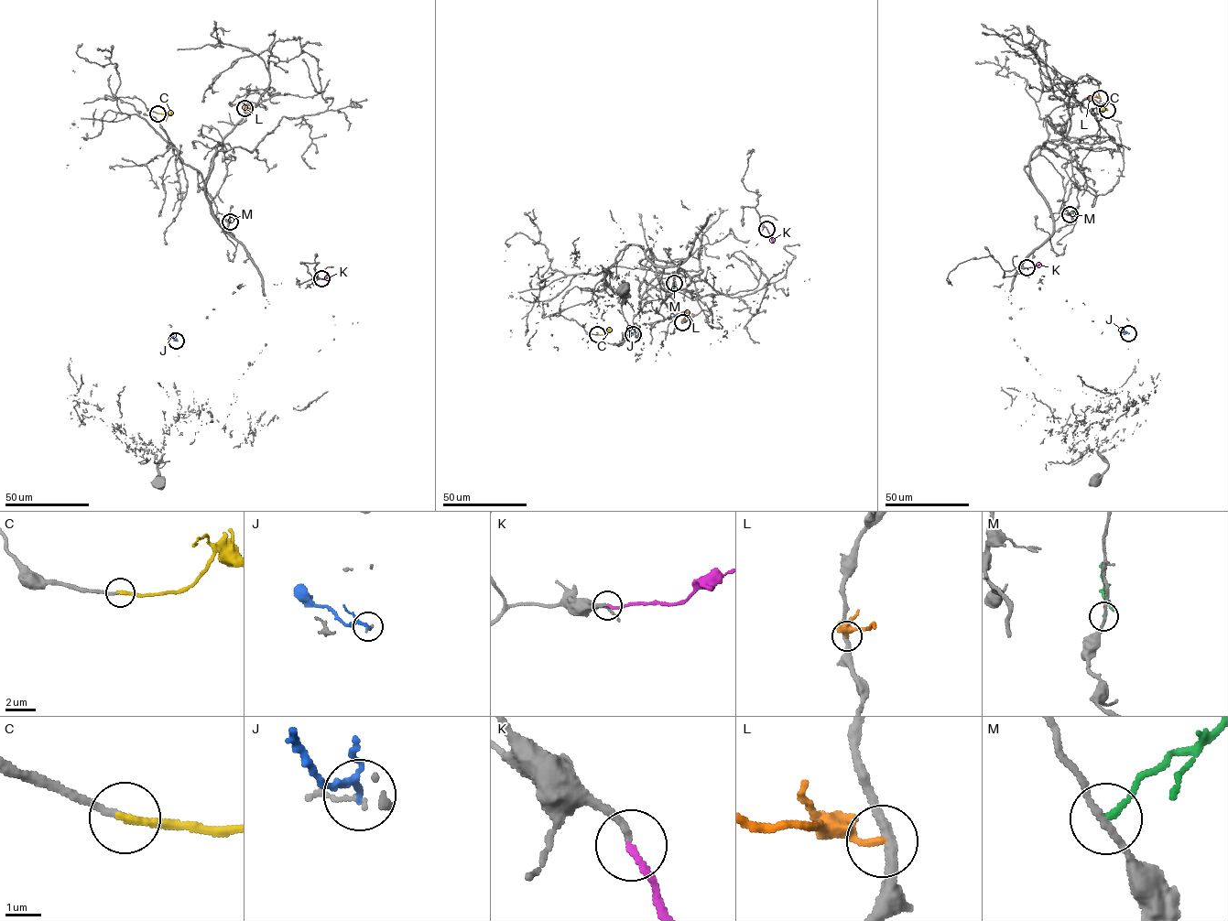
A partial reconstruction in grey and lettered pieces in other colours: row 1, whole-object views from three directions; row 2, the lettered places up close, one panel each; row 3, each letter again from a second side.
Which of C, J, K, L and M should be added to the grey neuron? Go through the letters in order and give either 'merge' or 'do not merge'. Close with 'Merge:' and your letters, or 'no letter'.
C: merge
J: do not merge
K: merge
L: do not merge
M: do not merge
Merge: C, K

